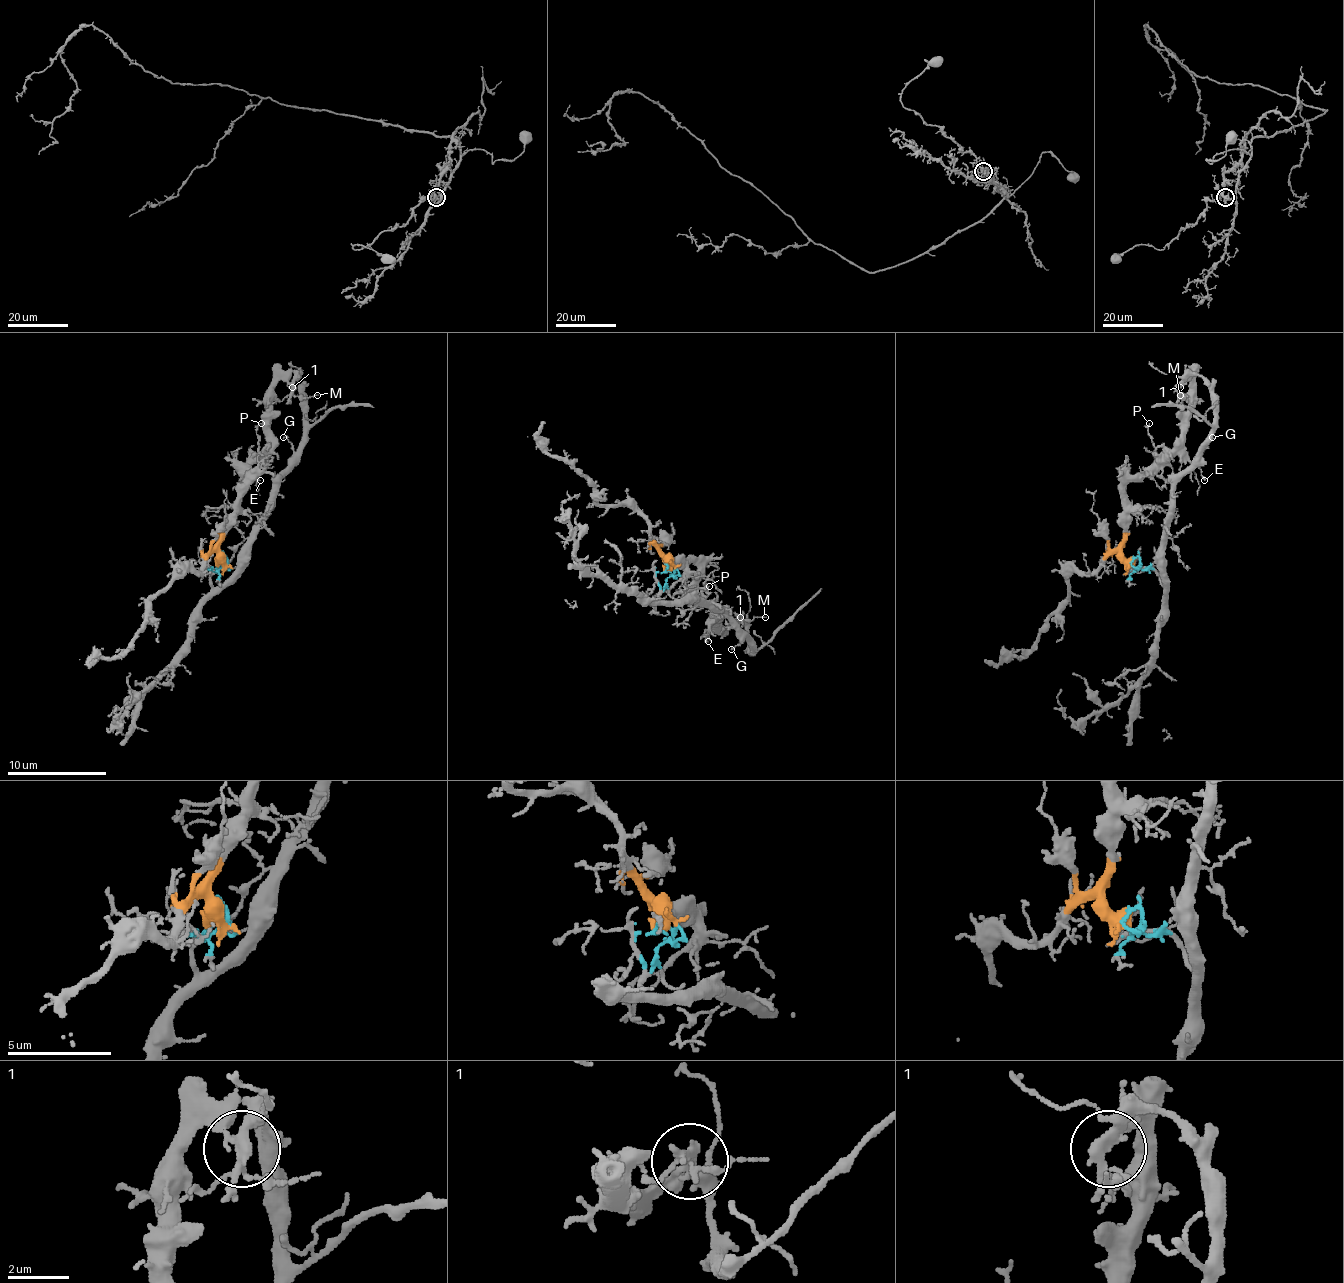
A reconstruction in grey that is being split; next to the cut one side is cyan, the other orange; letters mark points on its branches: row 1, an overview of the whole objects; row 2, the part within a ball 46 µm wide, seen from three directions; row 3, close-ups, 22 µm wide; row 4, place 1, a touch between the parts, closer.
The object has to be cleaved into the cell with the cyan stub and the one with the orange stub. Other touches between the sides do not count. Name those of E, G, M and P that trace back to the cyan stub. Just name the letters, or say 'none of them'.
G, M

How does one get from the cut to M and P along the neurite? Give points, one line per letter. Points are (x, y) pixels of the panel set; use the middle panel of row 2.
M: (674, 565), (674, 573), (659, 593), (664, 603), (691, 600), (716, 607), (753, 650), (740, 617), (765, 617)
P: (674, 565), (666, 558), (691, 561), (698, 568), (698, 593), (706, 590), (703, 585), (708, 585)

